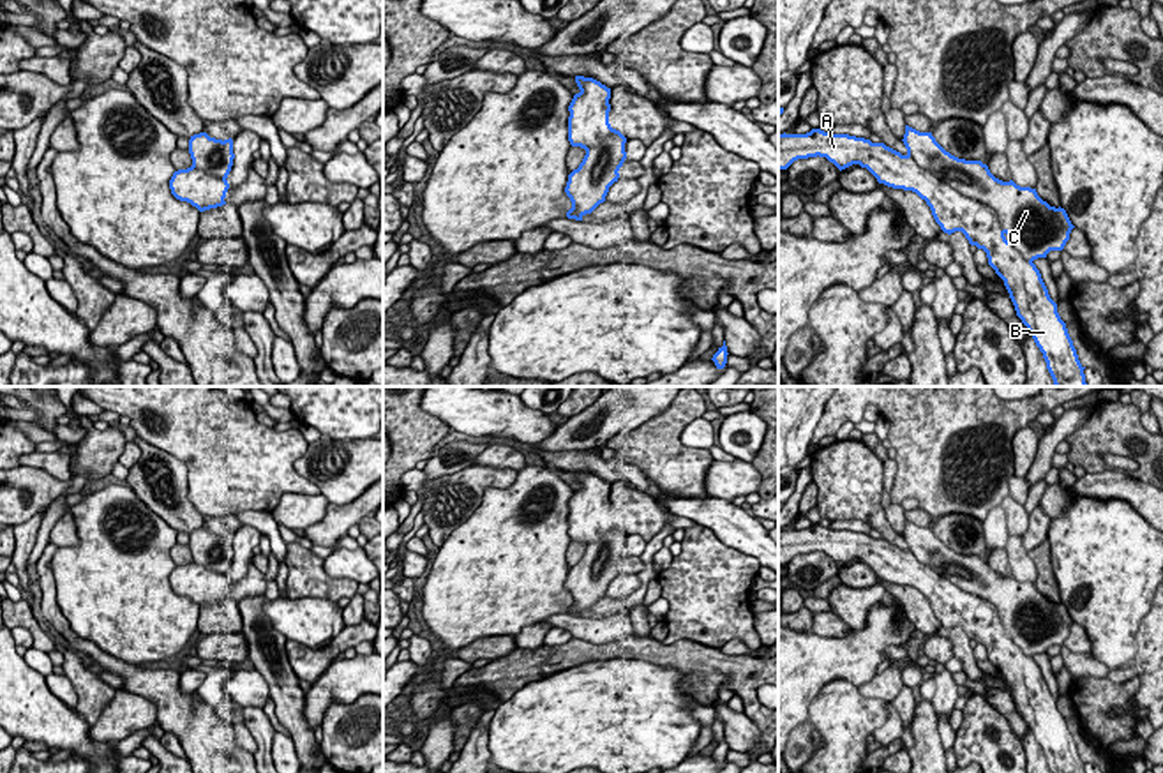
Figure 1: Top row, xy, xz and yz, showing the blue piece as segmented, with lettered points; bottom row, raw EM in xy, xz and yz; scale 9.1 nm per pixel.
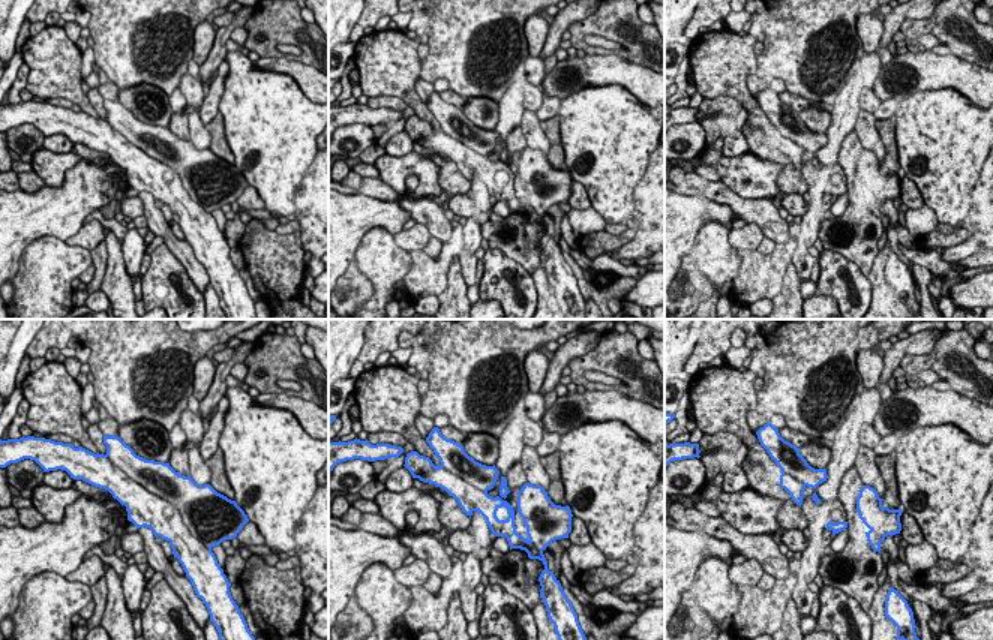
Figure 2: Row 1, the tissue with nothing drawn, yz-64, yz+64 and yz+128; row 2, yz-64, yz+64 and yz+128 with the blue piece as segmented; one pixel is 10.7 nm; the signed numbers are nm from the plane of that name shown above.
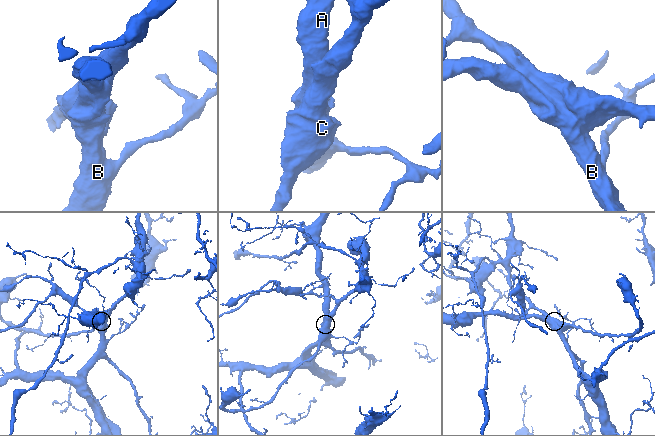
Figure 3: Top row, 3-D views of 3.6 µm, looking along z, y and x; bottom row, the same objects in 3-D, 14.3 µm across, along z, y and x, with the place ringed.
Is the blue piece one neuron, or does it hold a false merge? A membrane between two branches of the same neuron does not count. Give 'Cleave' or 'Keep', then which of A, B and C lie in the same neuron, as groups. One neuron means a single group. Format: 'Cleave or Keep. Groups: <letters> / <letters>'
Cleave. Groups: A B / C

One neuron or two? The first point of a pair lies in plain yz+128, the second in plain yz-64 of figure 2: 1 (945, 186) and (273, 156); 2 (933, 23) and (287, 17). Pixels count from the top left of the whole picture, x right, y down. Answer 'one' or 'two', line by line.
1: one
2: one

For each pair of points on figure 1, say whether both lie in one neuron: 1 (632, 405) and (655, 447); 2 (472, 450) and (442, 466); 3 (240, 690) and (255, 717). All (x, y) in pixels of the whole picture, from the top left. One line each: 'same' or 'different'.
1: different
2: same
3: different

